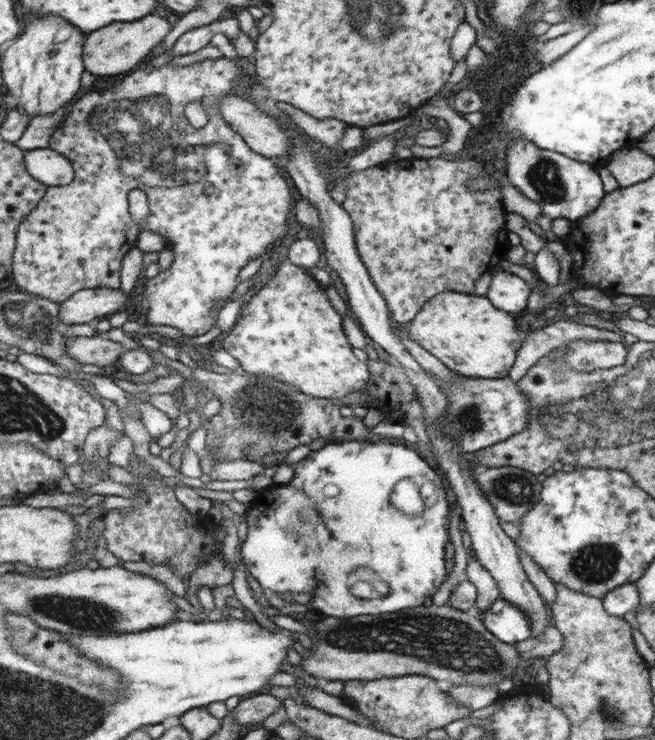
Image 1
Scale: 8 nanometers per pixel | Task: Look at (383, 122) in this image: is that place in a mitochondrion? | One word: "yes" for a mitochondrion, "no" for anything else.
no

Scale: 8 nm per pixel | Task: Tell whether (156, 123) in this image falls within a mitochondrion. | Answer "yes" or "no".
yes

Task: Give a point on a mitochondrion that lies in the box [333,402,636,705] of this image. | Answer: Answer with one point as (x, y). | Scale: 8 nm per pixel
(595, 563)

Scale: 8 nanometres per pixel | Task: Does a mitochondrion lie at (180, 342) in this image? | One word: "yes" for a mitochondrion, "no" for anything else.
no

